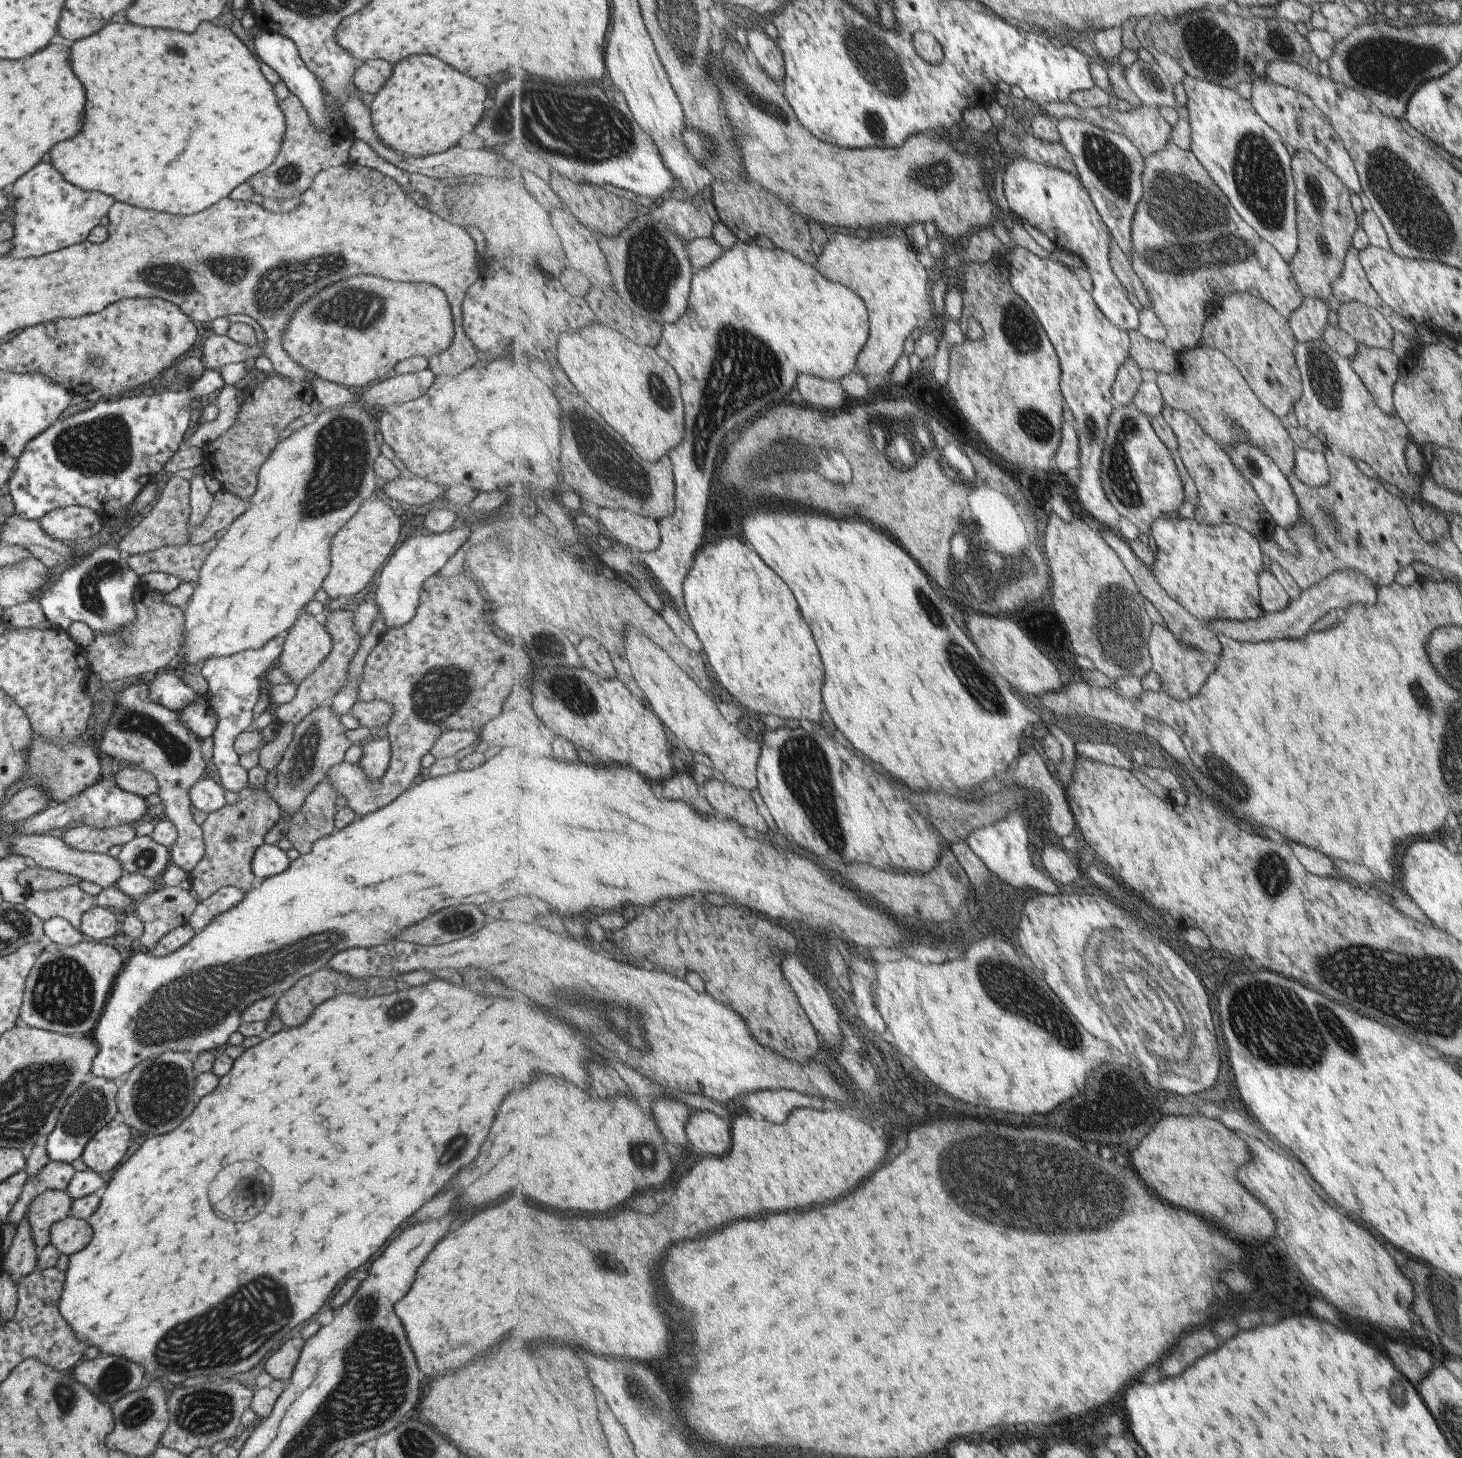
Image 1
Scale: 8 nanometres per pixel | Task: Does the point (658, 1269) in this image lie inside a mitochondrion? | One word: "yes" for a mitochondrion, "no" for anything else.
no

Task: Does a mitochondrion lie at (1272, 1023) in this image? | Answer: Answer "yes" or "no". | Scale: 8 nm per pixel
yes

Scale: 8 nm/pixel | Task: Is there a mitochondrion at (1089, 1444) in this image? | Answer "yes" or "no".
no

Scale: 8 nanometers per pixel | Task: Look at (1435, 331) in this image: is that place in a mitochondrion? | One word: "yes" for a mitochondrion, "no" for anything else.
no

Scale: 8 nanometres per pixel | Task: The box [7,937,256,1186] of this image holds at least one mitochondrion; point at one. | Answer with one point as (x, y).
(63, 994)

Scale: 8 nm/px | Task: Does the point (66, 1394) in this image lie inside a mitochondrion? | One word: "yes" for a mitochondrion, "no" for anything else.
yes

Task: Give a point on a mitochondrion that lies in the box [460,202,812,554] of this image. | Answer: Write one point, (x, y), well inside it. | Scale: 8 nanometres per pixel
(759, 389)

